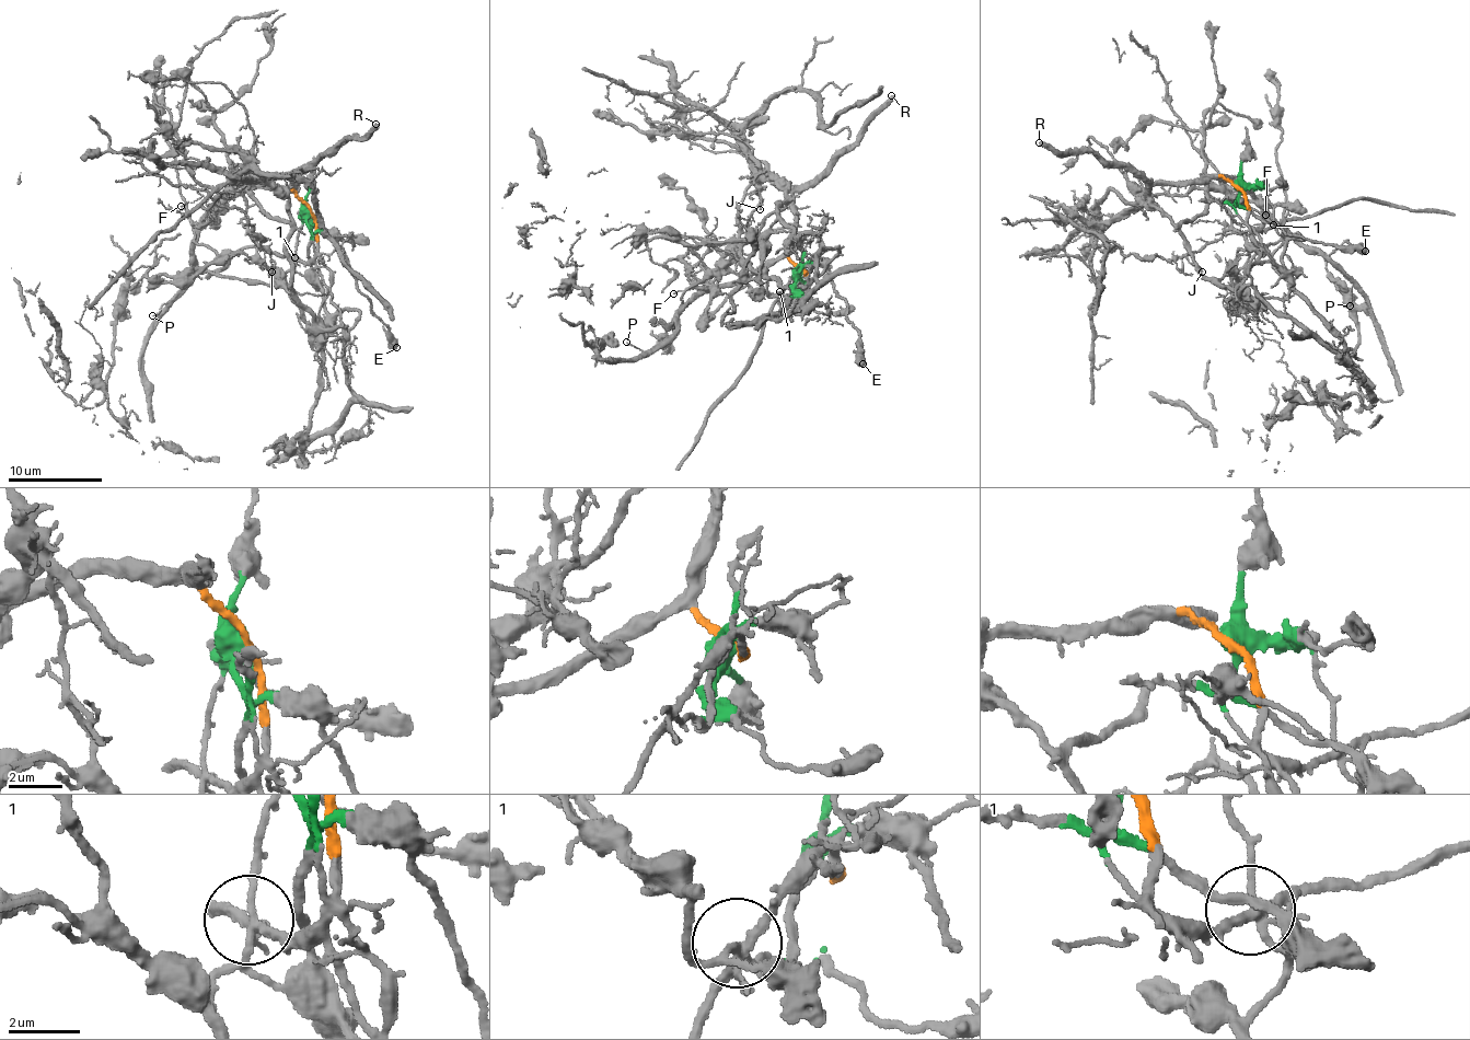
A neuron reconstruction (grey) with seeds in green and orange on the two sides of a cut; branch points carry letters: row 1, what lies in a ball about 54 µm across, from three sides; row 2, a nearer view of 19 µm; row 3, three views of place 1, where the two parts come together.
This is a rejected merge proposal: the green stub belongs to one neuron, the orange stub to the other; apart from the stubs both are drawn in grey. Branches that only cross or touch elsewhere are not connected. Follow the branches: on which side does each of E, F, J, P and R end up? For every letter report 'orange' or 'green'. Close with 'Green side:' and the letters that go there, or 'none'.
E: green
F: orange
J: green
P: orange
R: orange
Green side: E, J

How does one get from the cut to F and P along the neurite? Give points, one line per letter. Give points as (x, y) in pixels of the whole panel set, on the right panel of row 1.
F: (1236, 187), (1219, 176), (1247, 186), (1264, 215)
P: (1236, 187), (1219, 176), (1253, 194), (1286, 229), (1321, 253), (1351, 281), (1350, 305)

